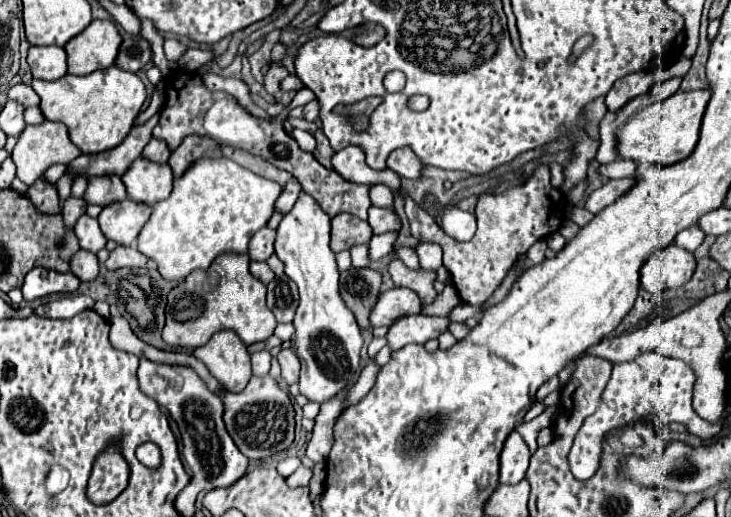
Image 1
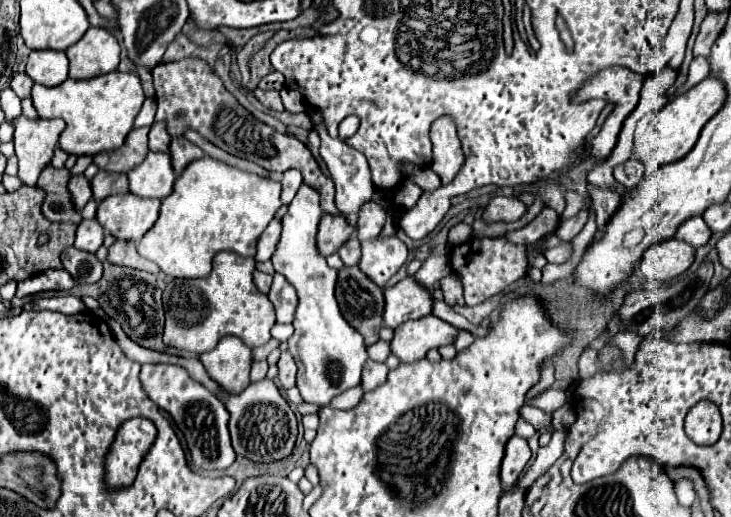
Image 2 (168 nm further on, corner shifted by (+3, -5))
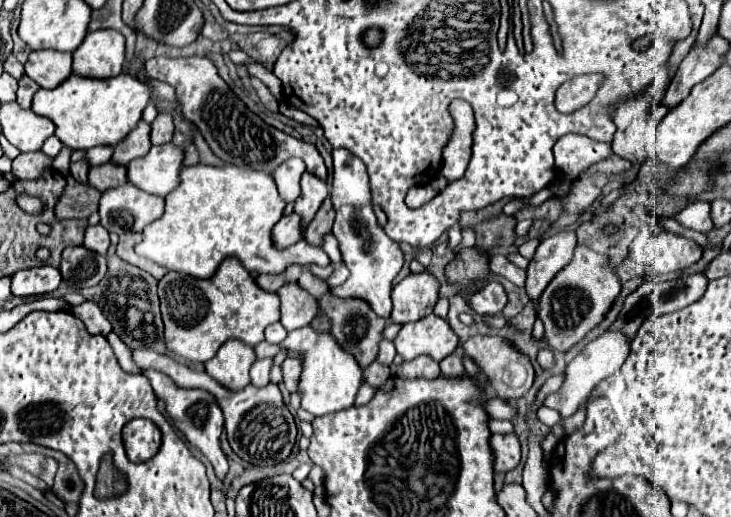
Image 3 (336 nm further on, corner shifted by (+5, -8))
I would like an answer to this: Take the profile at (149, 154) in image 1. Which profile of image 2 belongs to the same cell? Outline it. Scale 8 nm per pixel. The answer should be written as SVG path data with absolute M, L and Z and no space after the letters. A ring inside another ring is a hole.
M153 122L151 132L149 132L149 150L153 150L153 152L169 150L169 142L171 142L171 136L167 132L167 124L165 122Z

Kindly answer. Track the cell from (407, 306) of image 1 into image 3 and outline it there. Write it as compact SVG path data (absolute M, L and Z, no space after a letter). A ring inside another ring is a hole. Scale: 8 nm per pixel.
M427 271L417 273L417 275L413 275L413 273L407 275L391 291L393 311L391 311L389 319L393 323L405 325L405 323L419 321L419 319L431 315L433 307L439 299L437 291L439 291L439 283Z

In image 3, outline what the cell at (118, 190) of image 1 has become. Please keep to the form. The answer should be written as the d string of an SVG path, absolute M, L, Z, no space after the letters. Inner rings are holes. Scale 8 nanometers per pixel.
M111 161L89 169L89 185L105 193L107 189L115 189L127 183L127 169L121 165L113 165Z

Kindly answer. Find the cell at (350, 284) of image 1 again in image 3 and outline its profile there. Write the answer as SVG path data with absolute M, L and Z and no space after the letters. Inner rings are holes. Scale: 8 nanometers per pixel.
M327 291L321 299L319 299L321 311L329 317L331 321L331 333L337 339L337 343L349 351L357 363L361 365L361 369L365 369L369 363L375 361L377 357L377 349L379 349L379 341L381 341L381 331L387 325L387 319L377 317L377 313L373 313L373 309L369 307L367 301L357 299L357 297L337 297L331 291Z

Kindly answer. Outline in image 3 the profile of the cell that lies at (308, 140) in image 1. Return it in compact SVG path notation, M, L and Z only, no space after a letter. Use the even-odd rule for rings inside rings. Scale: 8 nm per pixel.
M333 149L333 187L331 201L335 209L333 235L339 241L339 249L343 255L343 263L351 271L351 277L342 285L333 289L339 297L361 297L365 299L377 315L389 317L391 313L391 283L403 267L403 253L399 243L389 239L377 217L371 209L371 193L369 193L369 177L365 163L359 157L353 157L349 149Z

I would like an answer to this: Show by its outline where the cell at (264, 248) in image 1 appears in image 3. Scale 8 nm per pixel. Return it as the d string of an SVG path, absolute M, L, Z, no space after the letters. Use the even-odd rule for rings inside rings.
M293 213L293 215L281 217L275 223L271 235L273 235L273 247L275 249L285 249L285 247L297 243L299 239L303 239L303 233L299 229L299 215Z

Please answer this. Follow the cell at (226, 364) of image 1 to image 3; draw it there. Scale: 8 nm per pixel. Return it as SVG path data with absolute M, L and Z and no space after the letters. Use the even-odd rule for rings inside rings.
M227 341L221 345L217 355L205 363L205 371L223 387L241 391L251 383L249 369L255 363L253 347L241 341Z

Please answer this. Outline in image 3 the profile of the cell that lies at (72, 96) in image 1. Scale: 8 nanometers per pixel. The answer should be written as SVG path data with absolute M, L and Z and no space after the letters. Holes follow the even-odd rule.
M69 75L53 91L39 89L33 97L33 113L43 115L55 123L55 135L71 151L91 149L97 145L117 145L133 131L141 119L151 91L133 75L117 75L111 79L85 79Z

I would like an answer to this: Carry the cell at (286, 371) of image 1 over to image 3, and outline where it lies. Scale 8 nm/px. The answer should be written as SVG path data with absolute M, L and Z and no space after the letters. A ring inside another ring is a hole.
M287 357L281 365L283 369L283 383L289 391L297 389L297 381L299 381L299 373L301 373L301 361L297 357Z

